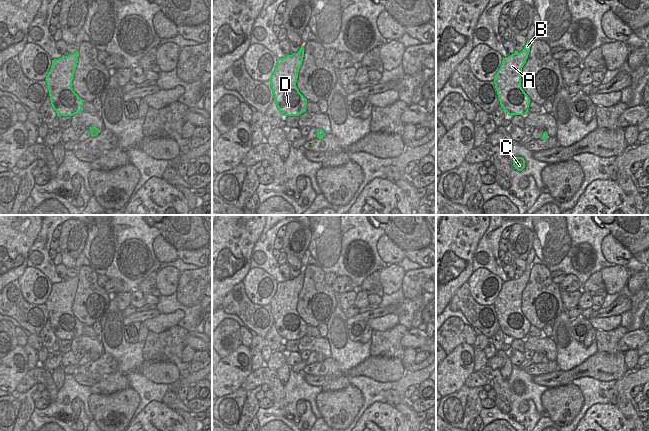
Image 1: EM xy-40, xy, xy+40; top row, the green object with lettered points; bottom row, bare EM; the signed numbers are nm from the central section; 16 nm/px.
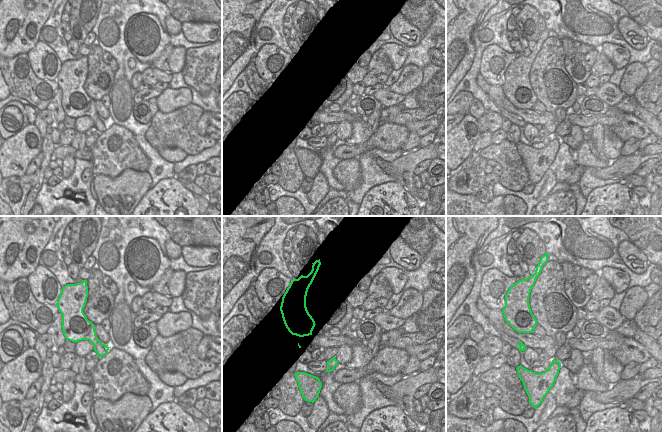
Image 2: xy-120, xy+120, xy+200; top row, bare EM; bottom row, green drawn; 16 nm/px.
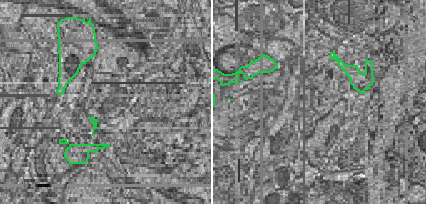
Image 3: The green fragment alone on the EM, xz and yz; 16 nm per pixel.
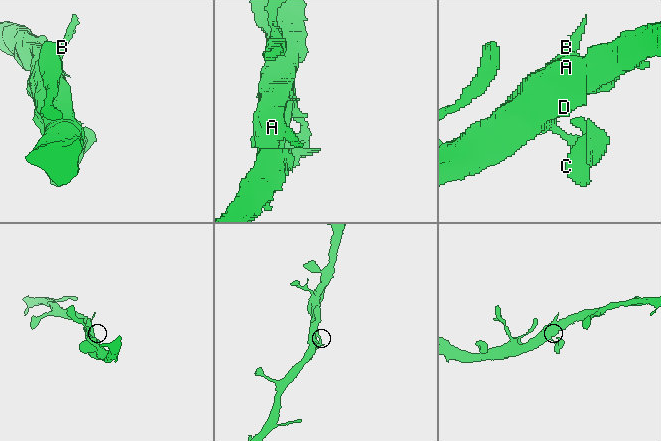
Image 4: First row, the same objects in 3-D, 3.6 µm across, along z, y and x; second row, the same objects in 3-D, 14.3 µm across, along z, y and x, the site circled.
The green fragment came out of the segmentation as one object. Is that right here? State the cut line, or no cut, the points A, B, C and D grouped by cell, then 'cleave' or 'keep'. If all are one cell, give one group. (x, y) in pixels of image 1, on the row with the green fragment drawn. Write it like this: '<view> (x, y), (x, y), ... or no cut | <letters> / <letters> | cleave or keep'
no cut | A B C D | keep

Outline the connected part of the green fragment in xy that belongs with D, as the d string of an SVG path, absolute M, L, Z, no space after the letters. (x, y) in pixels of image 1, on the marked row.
M304 47L297 53L277 60L270 83L274 101L283 116L299 116L306 112L307 99L299 92L296 82L304 57Z

